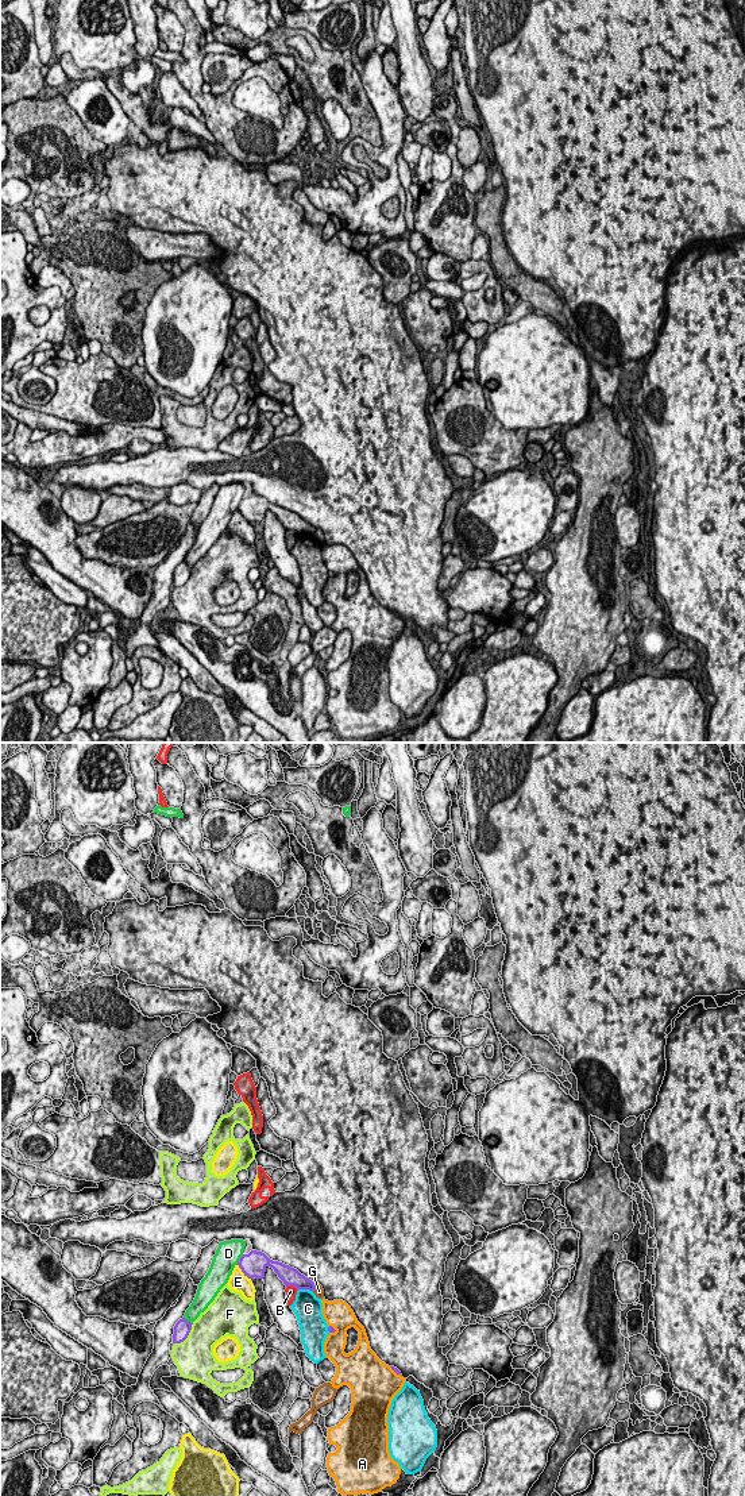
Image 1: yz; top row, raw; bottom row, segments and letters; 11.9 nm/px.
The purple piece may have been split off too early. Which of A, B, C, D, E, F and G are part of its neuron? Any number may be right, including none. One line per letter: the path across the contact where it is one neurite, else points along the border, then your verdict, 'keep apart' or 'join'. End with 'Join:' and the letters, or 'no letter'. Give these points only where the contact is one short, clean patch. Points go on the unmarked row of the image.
A: keep apart
B: keep apart
C: keep apart
D: keep apart
E: keep apart
F: keep apart
G: keep apart
Join: no letter

